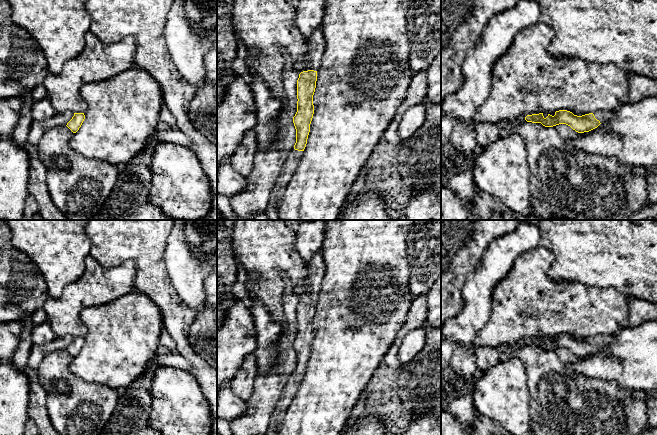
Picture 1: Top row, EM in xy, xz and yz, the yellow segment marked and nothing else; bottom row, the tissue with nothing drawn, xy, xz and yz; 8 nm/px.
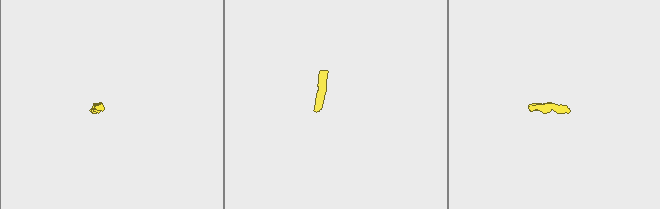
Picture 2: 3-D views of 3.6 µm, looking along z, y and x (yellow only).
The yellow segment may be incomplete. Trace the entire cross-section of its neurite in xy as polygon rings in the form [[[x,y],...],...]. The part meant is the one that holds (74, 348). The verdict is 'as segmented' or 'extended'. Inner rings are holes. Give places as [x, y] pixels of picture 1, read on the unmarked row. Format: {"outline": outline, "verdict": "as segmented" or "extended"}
{"outline": [[[74,337],[72,343],[67,347],[67,351],[73,356],[76,357],[81,351],[85,343],[84,337]]], "verdict": "as segmented"}

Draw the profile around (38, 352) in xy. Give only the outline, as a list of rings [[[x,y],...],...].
[[[67,335],[62,337],[56,337],[53,341],[37,345],[34,344],[30,350],[28,358],[28,366],[32,369],[37,369],[42,360],[50,353],[67,349],[67,347],[74,340],[73,336]]]

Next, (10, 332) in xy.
[[[21,321],[0,323],[0,363],[9,363],[18,349],[23,326]]]

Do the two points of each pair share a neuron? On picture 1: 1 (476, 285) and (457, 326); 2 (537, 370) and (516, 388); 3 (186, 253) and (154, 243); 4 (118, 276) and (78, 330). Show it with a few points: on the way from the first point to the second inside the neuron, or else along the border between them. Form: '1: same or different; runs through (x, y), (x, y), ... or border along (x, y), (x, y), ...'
1: same; runs through (476, 295), (476, 307), (467, 316)
2: different; border along (517, 358), (525, 369), (529, 403)
3: different; border along (171, 230), (164, 252), (166, 270)
4: same; runs through (101, 285), (93, 288), (75, 306), (75, 313)

